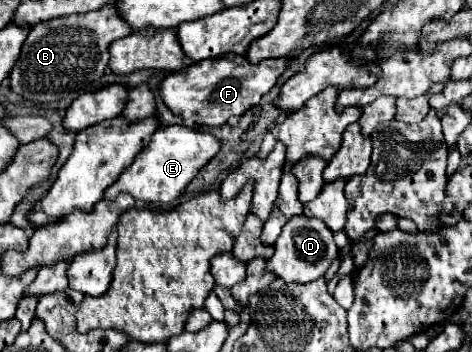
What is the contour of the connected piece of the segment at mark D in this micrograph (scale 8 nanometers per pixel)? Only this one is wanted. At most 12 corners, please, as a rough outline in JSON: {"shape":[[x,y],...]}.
{"shape":[[293,216],[267,270],[285,282],[321,278],[339,250],[325,222]]}

